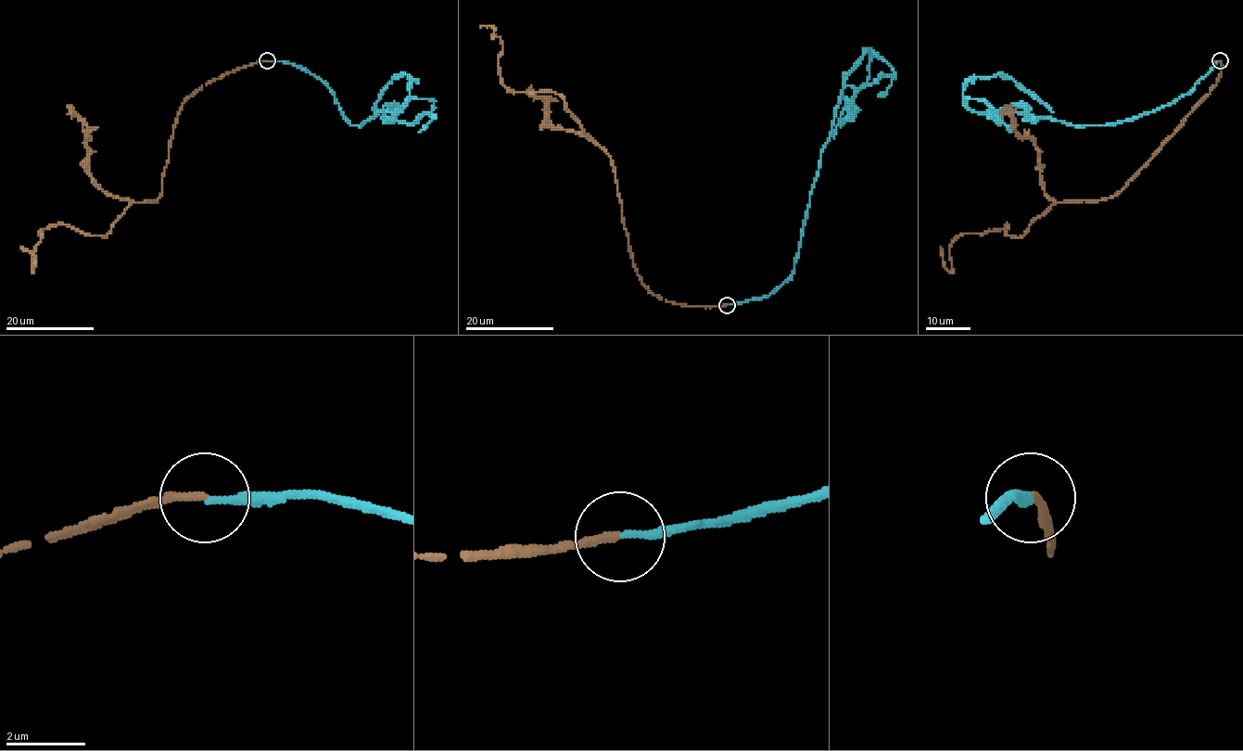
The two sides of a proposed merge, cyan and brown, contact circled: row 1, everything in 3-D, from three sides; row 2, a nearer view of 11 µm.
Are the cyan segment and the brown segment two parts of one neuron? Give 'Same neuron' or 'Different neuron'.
Same neuron

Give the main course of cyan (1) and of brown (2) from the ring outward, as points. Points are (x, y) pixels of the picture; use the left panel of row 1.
1: (267, 60), (317, 76), (350, 123), (359, 125), (378, 111), (404, 106), (410, 78), (396, 76), (374, 112)
2: (266, 60), (183, 102), (156, 200), (133, 202), (105, 237), (64, 223), (41, 231), (33, 273), (21, 247)

